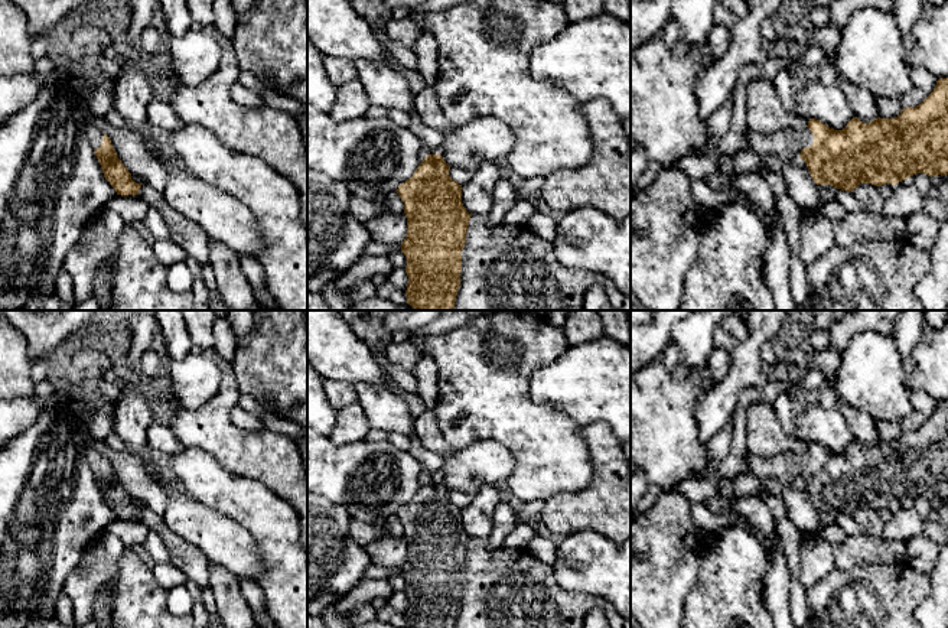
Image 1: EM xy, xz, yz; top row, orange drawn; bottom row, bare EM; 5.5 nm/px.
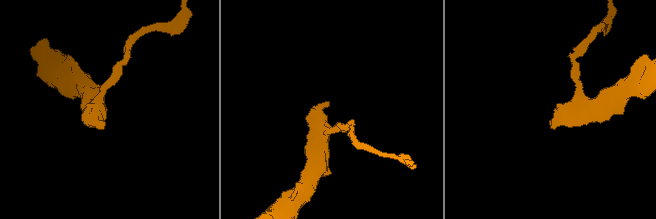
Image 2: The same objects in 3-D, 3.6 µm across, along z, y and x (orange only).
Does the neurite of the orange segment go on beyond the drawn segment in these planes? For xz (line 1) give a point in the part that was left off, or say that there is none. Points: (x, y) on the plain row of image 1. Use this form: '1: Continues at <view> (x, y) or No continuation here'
1: Continues at xz (430, 462)

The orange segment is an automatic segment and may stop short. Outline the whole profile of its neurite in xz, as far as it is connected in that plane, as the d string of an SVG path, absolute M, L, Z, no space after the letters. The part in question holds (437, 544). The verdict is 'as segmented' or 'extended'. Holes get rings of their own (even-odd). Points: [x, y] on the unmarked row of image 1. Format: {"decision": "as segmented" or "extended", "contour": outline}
{"decision": "extended", "contour": "M416 430L408 436L413 443L408 452L420 462L427 479L414 498L395 514L404 525L407 540L407 560L401 566L401 575L407 582L407 627L455 628L460 609L462 573L472 538L462 527L462 508L449 500L450 491L439 478L444 459L424 448Z"}

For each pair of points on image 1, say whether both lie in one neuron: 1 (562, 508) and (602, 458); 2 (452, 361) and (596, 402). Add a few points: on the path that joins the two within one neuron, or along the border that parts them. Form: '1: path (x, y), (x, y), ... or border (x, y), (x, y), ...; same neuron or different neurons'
1: path (577, 507), (600, 484), (600, 474); same neuron
2: border (556, 361), (531, 377), (530, 396), (536, 403); different neurons

